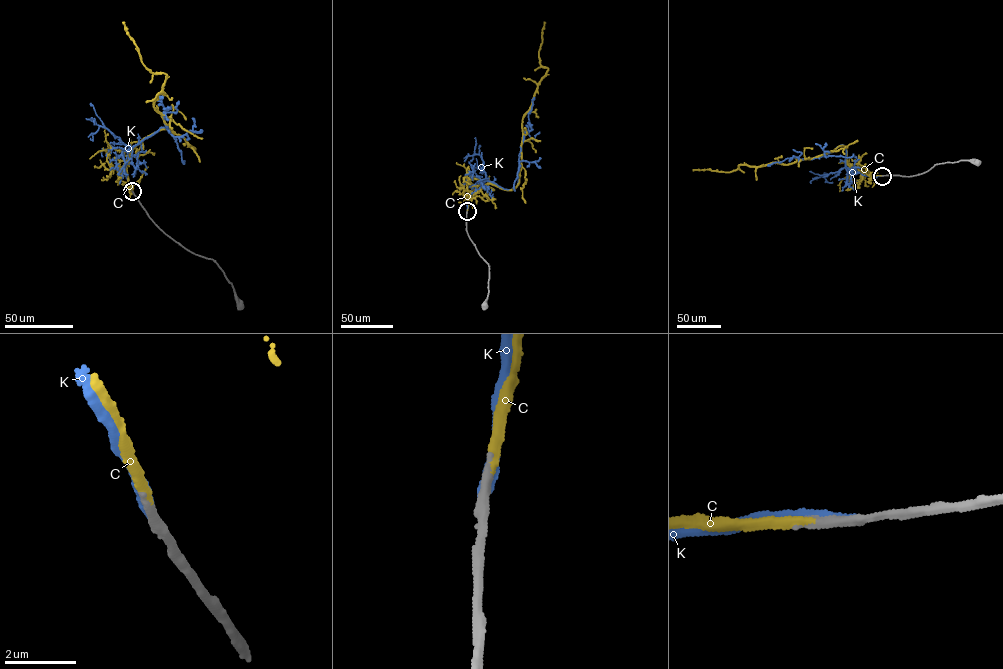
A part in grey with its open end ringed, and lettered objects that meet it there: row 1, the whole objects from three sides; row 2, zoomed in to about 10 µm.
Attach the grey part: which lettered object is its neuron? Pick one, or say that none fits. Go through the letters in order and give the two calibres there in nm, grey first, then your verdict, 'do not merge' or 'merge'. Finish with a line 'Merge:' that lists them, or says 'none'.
C: 320 nm thick on the grey side, 240 nm on the other; merge
K: 360 nm thick on the grey side, 320 nm on the other; do not merge
Merge: C

